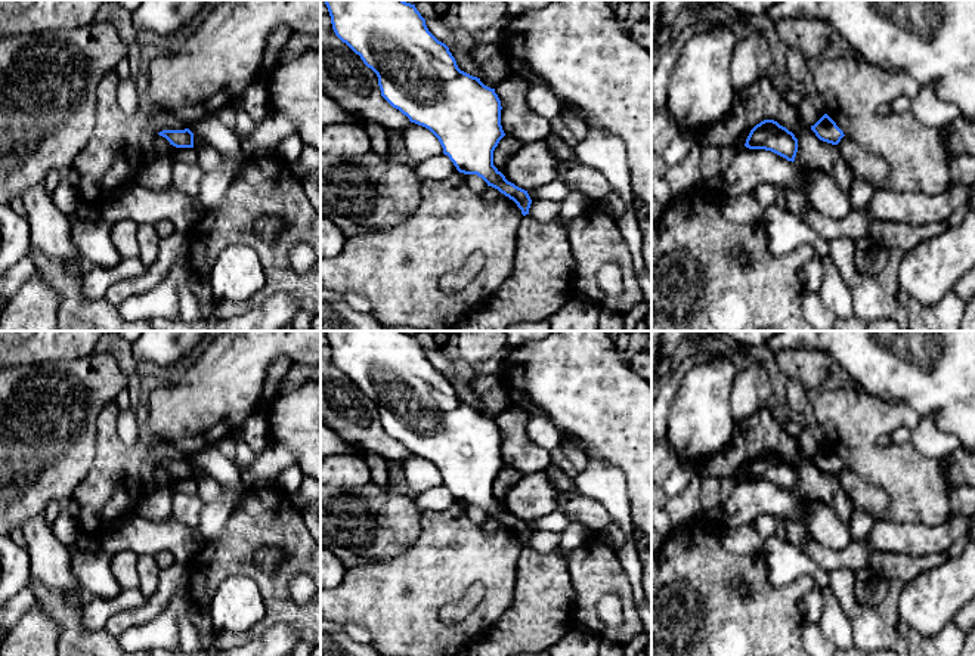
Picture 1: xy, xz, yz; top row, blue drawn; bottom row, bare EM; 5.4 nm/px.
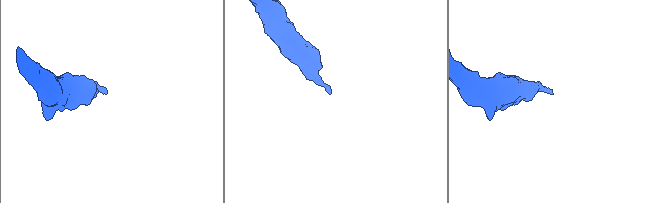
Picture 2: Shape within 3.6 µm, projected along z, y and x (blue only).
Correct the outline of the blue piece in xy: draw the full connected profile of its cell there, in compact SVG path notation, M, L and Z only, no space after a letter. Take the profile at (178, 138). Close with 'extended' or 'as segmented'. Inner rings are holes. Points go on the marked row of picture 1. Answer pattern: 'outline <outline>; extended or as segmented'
outline M189 129L162 130L158 134L165 137L170 142L170 145L176 148L194 148L194 133Z; as segmented

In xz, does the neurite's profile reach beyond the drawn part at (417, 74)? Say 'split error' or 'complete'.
complete

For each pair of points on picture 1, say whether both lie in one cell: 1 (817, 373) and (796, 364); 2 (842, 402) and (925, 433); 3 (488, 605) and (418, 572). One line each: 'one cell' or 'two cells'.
1: one cell
2: two cells
3: one cell

